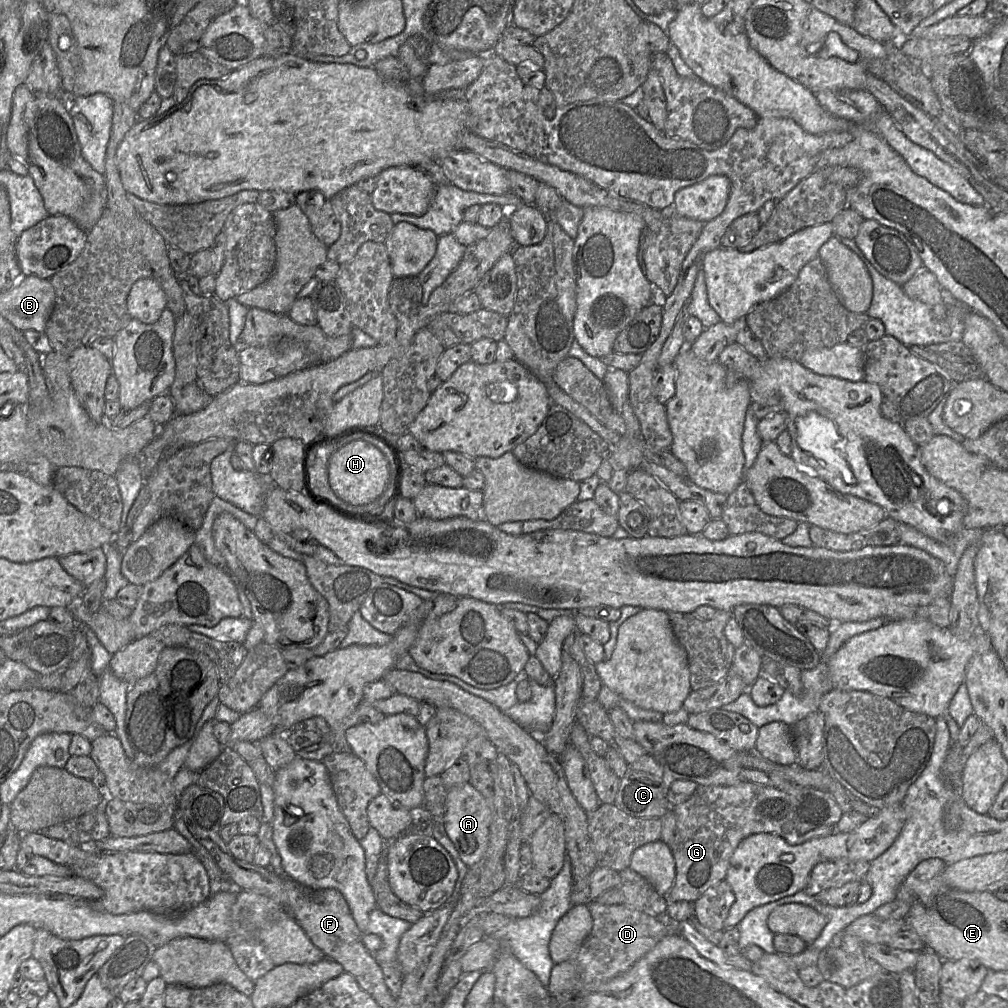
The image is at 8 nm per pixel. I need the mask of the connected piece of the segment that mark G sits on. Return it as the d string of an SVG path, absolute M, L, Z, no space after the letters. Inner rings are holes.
M742 781L732 786L699 785L691 797L674 807L677 817L677 831L671 847L675 859L675 880L667 894L670 901L695 902L703 893L718 882L725 880L730 859L746 837L756 833L772 833L784 838L790 845L799 845L816 837L828 836L834 827L819 827L806 833L798 832L793 824L793 799L783 790L759 783Z

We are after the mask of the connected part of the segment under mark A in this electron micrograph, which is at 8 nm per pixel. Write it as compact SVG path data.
M470 782L449 788L443 814L445 830L468 867L477 864L486 852L492 816L491 806Z

